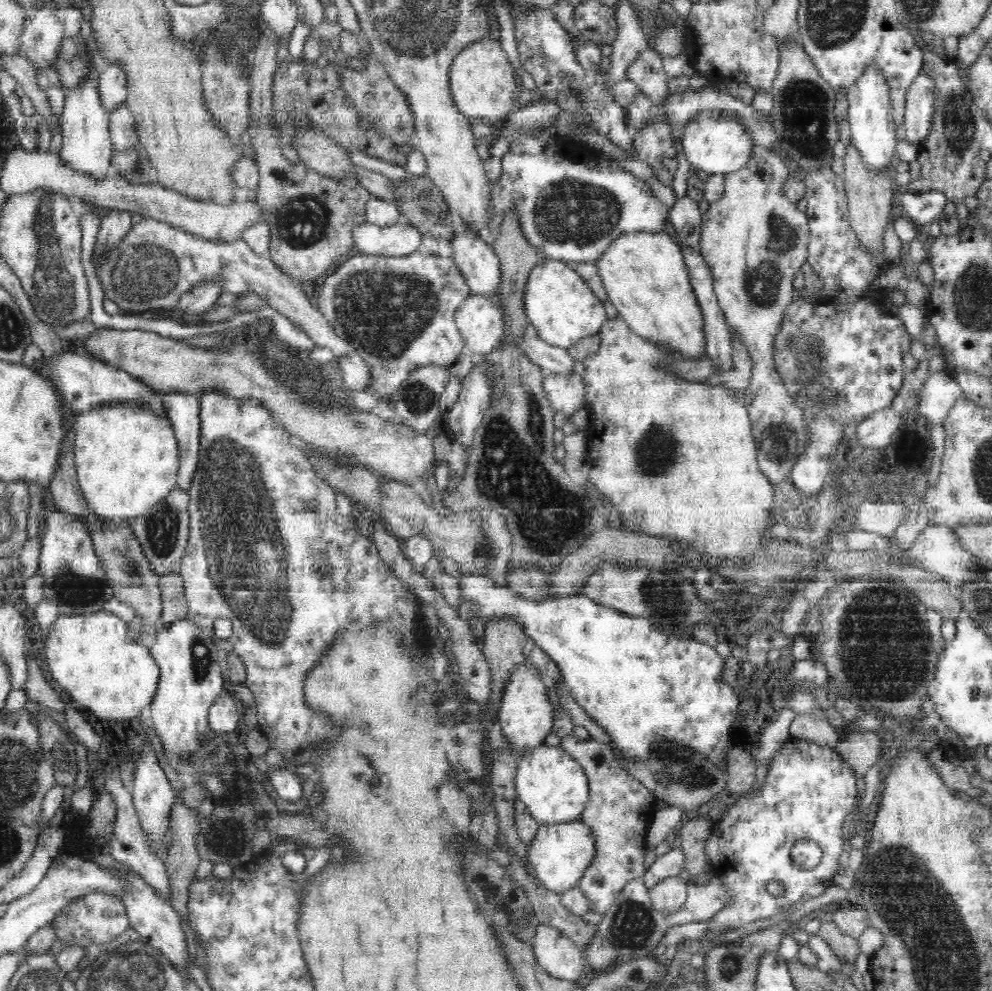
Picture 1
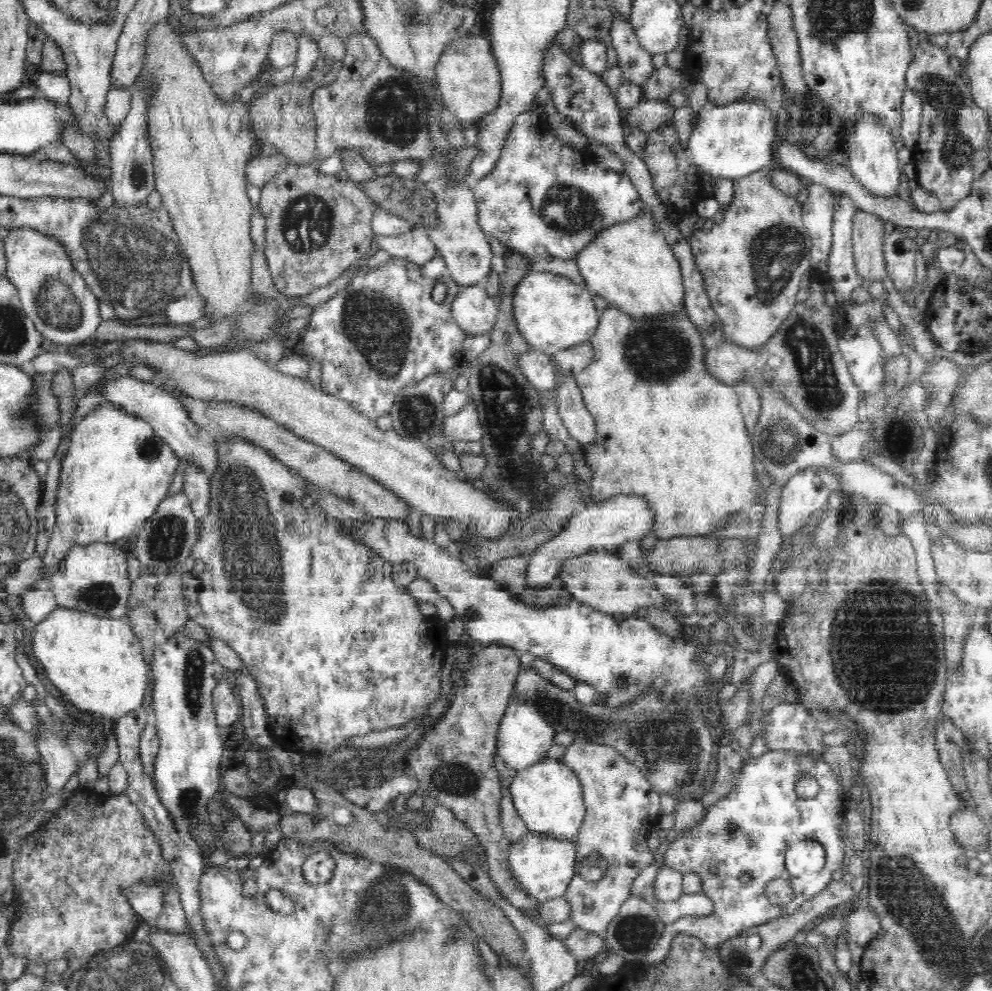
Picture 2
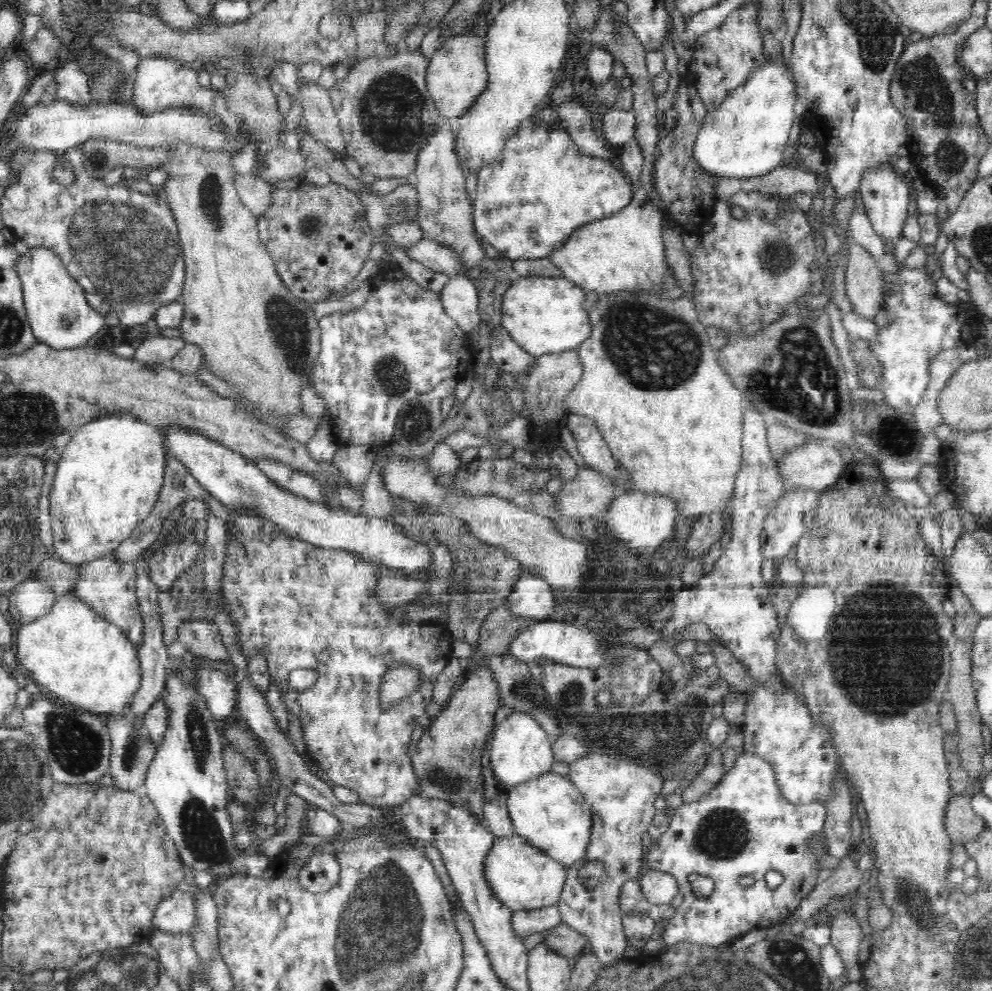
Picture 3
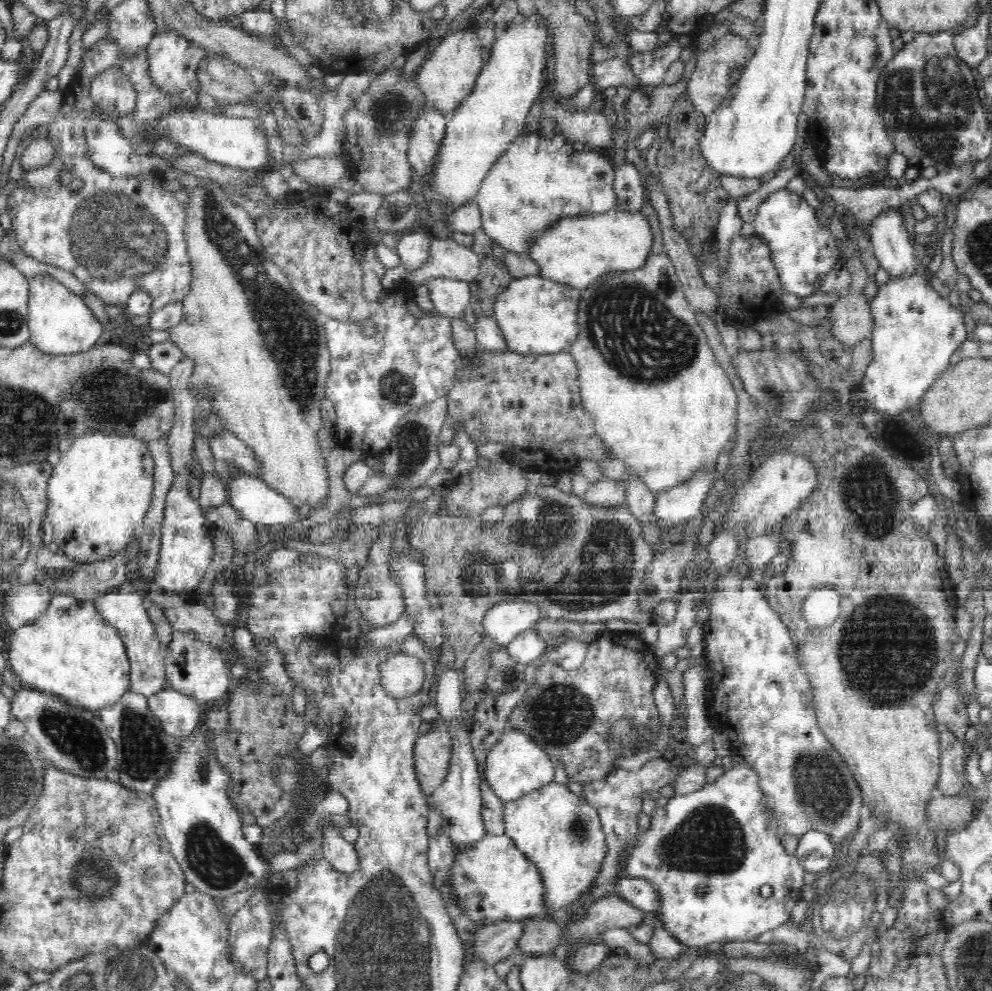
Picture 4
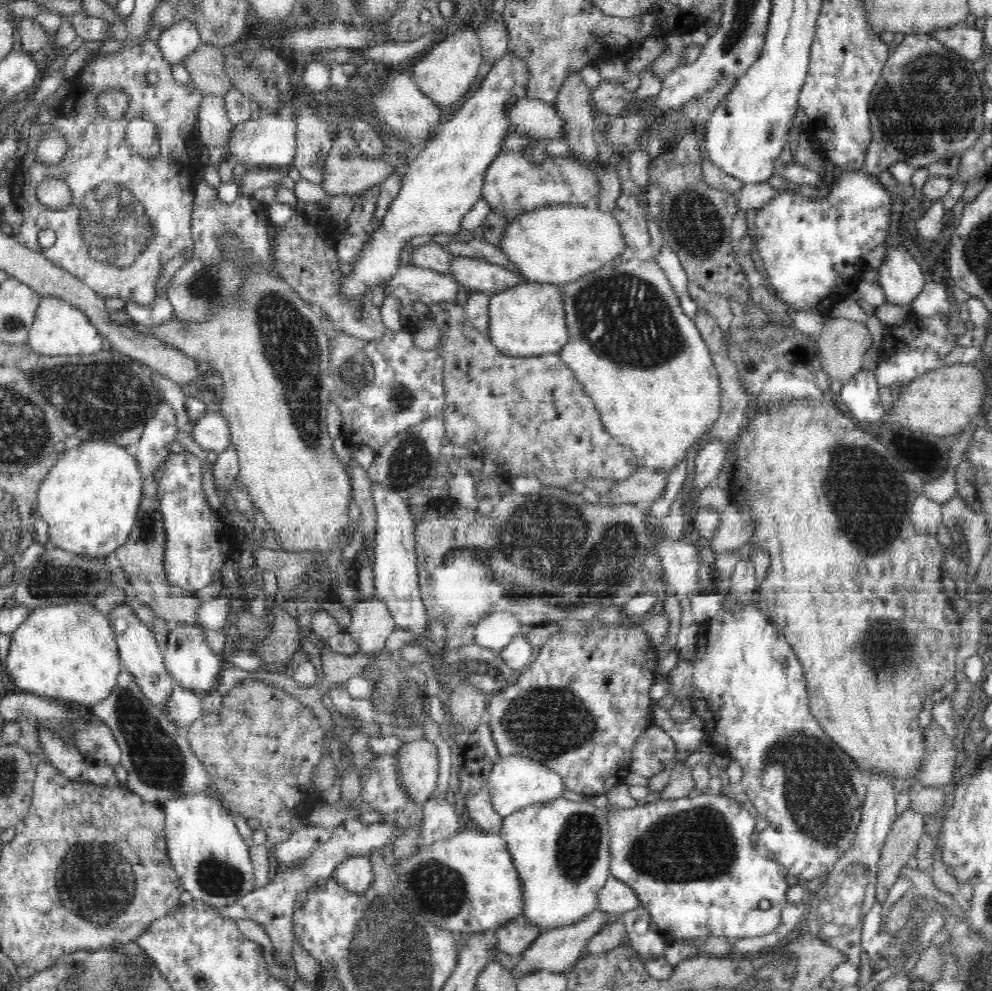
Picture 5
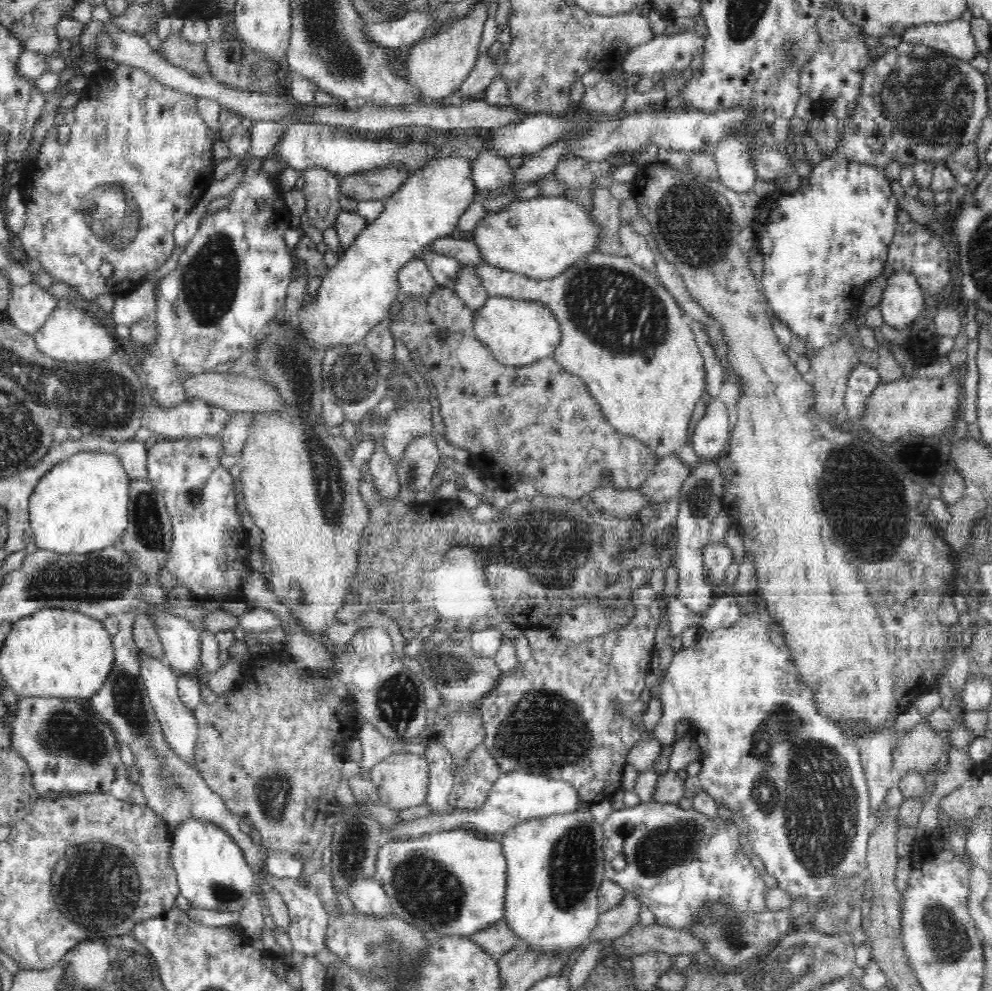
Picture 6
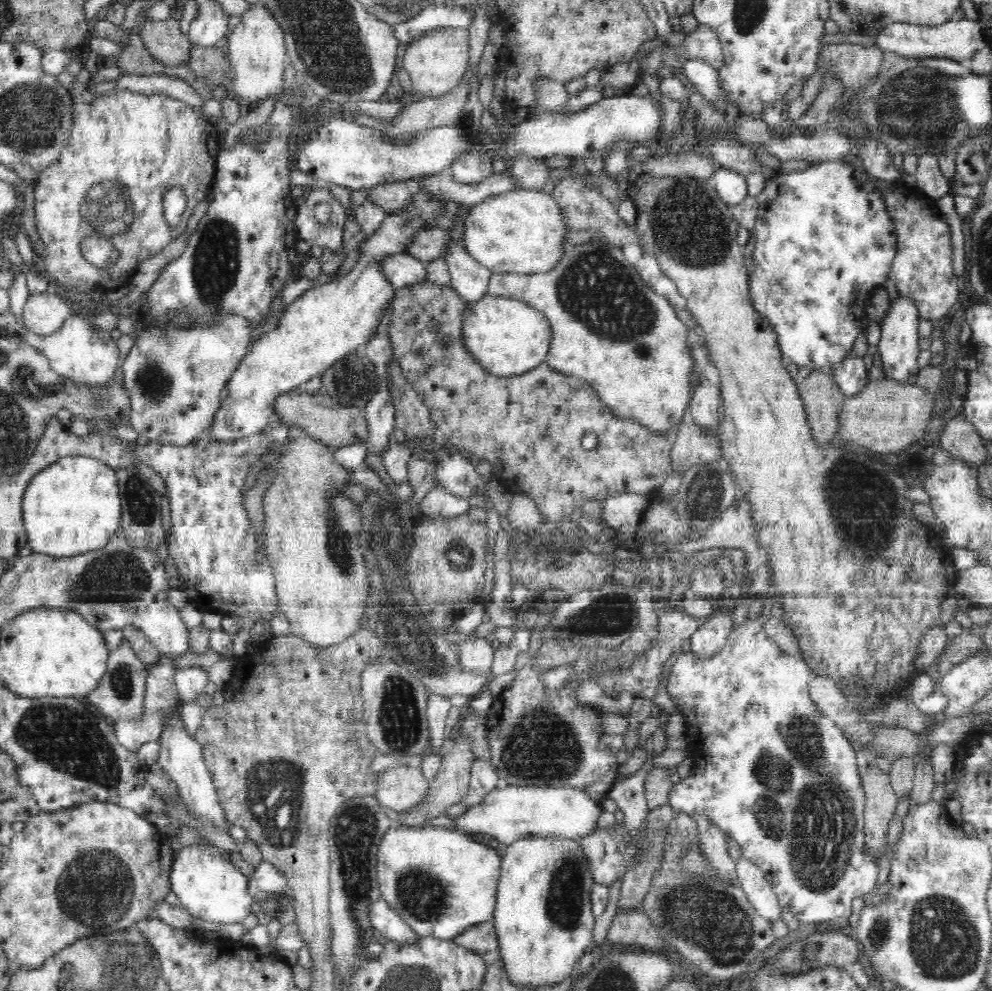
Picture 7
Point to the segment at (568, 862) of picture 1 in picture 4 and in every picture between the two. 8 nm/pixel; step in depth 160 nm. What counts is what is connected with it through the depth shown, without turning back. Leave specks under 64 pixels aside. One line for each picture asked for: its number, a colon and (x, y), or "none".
2: (542, 864)
3: (522, 877)
4: (493, 880)

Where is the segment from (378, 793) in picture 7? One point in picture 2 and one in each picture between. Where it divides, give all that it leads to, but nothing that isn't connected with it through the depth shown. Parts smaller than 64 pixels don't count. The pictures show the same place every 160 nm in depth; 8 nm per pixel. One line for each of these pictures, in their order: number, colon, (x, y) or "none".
2: (455, 764)
3: (447, 759)
4: (432, 751)
5: (418, 763)
6: (402, 780)

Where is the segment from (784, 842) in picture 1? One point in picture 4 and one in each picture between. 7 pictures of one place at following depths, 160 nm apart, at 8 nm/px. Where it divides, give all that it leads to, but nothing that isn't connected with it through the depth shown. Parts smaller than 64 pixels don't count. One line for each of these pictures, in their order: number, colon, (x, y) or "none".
2: (749, 830)
3: (744, 825)
4: (723, 836)

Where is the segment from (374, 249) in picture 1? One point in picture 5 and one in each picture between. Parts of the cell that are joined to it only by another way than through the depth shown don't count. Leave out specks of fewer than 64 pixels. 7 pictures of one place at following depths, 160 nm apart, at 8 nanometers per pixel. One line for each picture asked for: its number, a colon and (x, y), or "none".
2: (416, 246)
3: (434, 256)
4: (447, 259)
5: (476, 275)

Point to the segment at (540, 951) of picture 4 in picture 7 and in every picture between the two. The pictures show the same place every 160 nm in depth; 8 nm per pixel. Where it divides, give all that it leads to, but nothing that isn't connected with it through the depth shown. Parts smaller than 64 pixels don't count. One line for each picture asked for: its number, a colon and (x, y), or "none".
5: (514, 938)
6: (496, 939)
7: (482, 938)

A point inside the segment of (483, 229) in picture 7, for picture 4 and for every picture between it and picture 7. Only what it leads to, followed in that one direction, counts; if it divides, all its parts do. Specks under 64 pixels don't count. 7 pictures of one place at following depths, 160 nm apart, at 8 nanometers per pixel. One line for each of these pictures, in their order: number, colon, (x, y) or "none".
4: (576, 251)
5: (558, 245)
6: (541, 238)

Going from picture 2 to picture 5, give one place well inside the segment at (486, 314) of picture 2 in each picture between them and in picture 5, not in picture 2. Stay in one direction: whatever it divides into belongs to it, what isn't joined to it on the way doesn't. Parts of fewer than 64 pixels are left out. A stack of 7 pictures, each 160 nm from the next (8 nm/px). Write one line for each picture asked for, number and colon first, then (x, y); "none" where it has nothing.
3: (460, 299)
4: (450, 297)
5: (412, 283)

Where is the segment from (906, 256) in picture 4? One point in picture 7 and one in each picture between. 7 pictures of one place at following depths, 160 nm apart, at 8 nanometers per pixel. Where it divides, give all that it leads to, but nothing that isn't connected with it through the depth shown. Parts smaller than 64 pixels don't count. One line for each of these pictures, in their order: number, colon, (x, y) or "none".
5: (900, 277)
6: (903, 301)
7: (899, 345)

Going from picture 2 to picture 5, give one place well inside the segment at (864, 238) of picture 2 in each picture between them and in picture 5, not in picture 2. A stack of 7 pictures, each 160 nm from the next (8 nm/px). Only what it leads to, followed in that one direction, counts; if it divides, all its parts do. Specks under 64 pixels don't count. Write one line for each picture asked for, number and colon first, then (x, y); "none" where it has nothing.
3: (864, 277)
4: (851, 321)
5: (842, 343)

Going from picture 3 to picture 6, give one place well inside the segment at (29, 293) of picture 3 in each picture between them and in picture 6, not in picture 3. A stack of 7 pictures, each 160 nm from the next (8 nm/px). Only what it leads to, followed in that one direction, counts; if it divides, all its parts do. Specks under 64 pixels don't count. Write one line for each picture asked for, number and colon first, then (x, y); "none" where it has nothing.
4: (60, 322)
5: (59, 328)
6: (68, 333)

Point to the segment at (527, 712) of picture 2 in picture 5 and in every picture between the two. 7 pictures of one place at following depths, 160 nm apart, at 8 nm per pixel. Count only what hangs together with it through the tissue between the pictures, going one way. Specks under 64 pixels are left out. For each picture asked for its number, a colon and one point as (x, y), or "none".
3: (519, 750)
4: (515, 765)
5: (515, 781)

